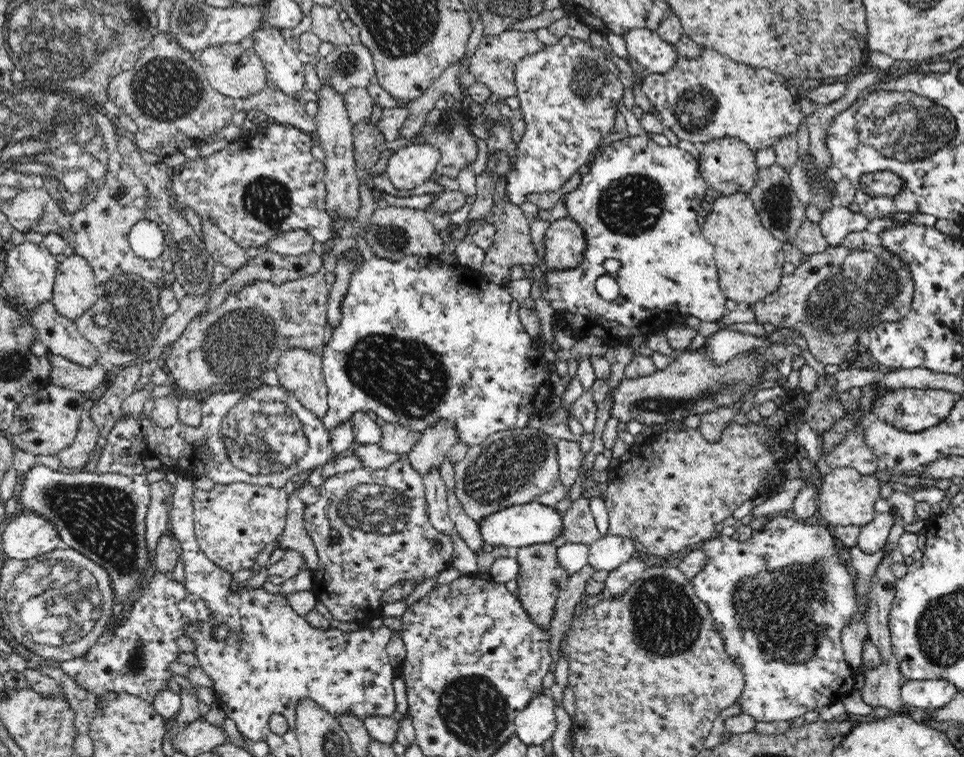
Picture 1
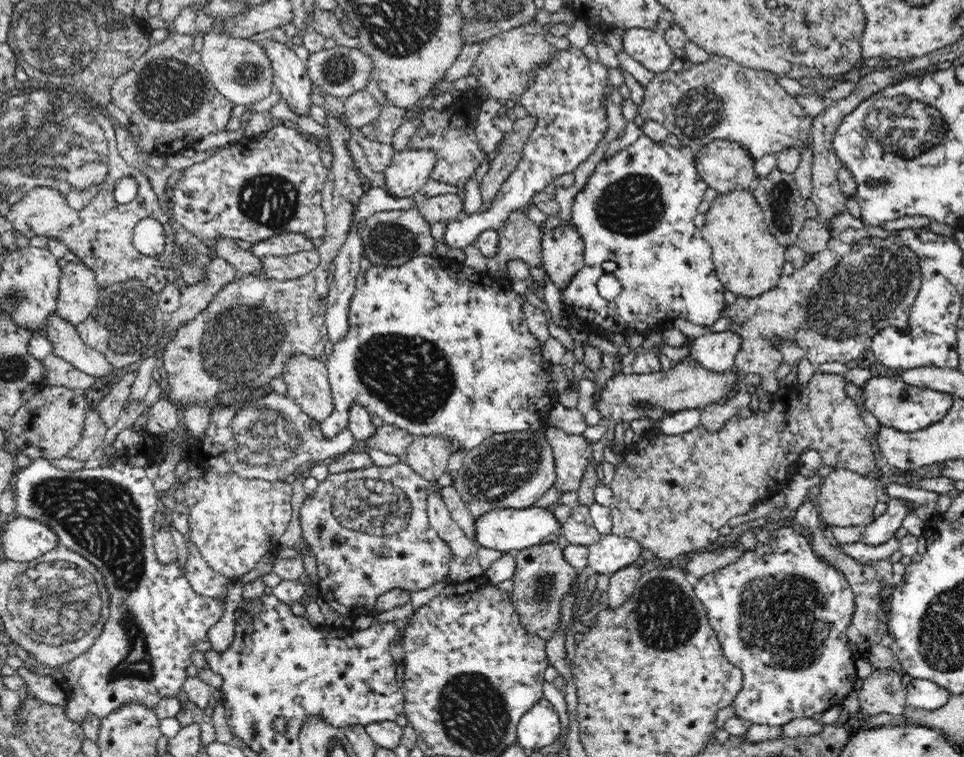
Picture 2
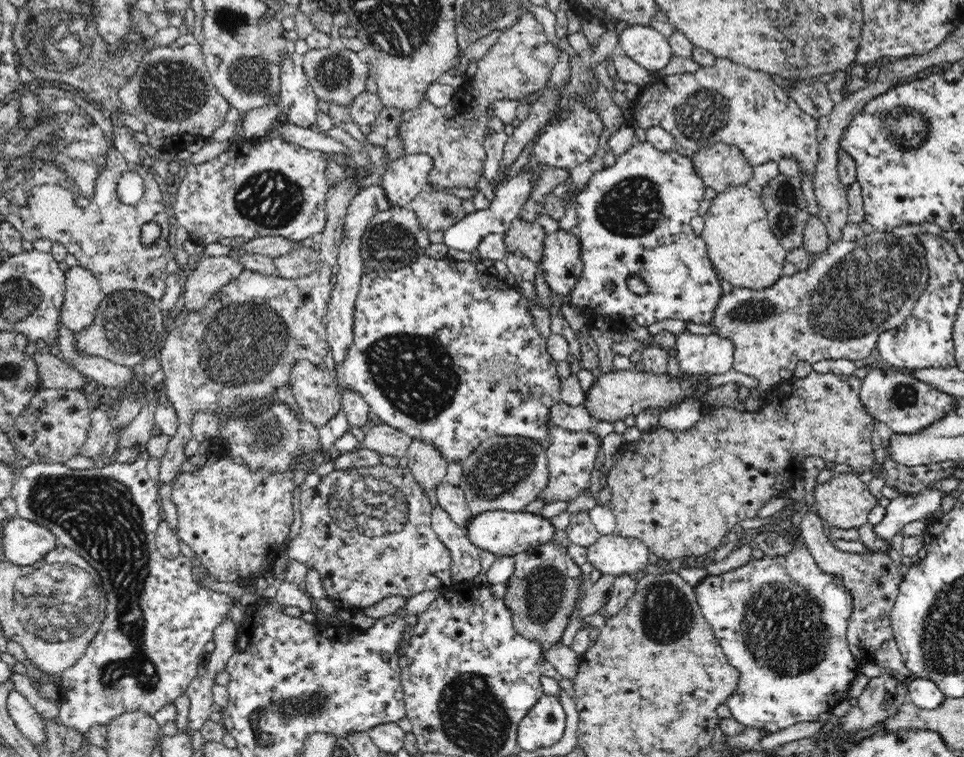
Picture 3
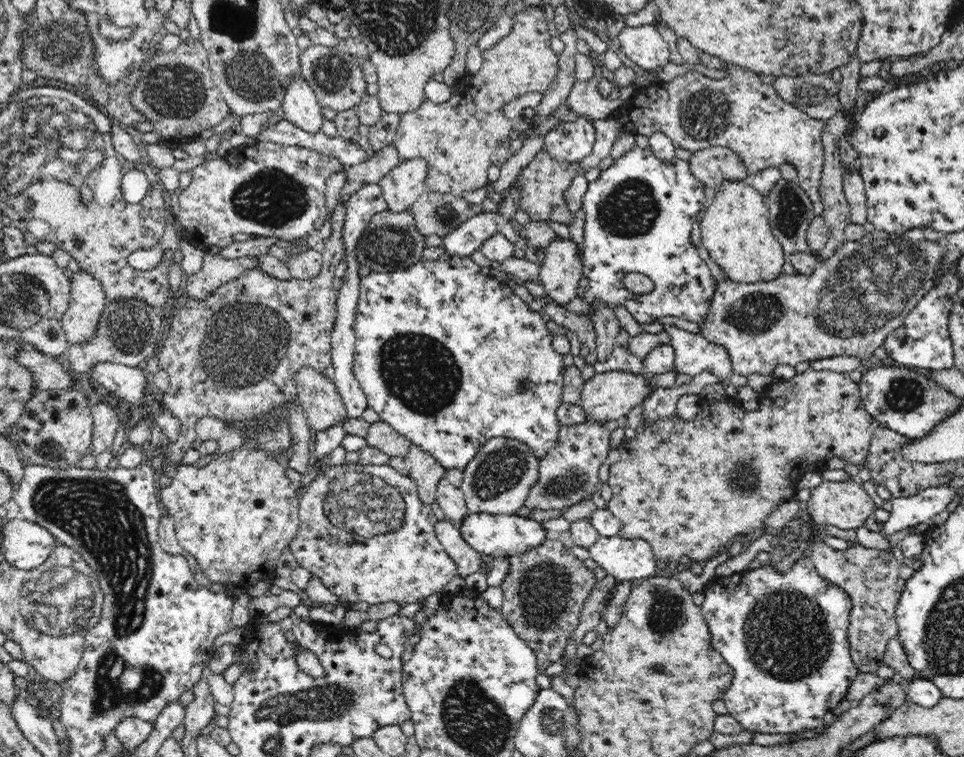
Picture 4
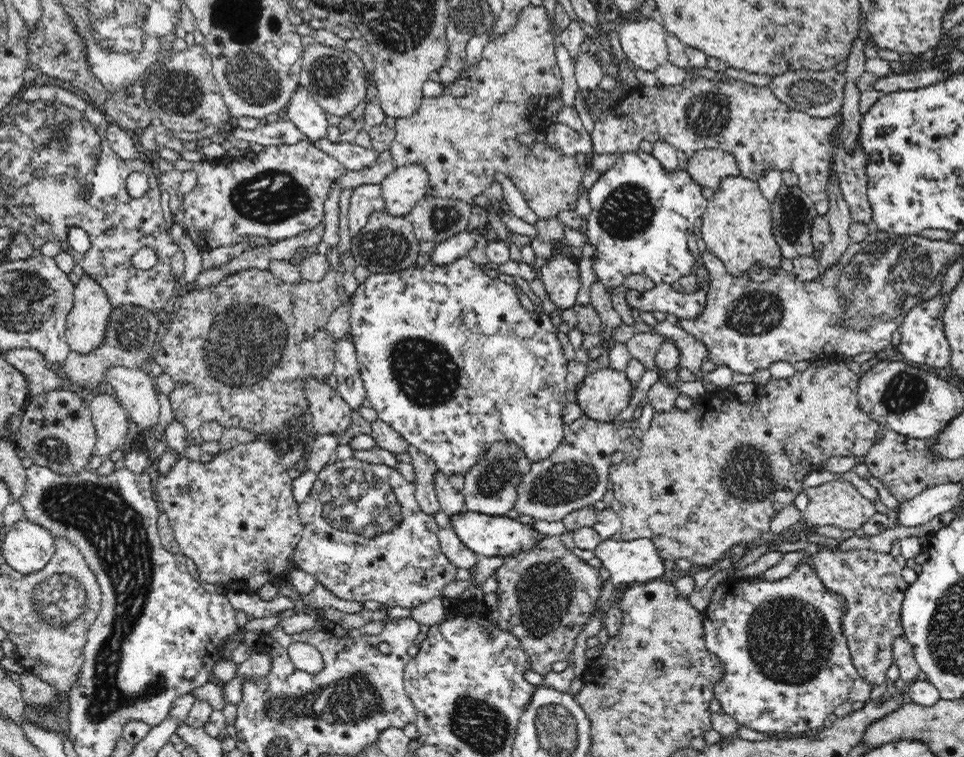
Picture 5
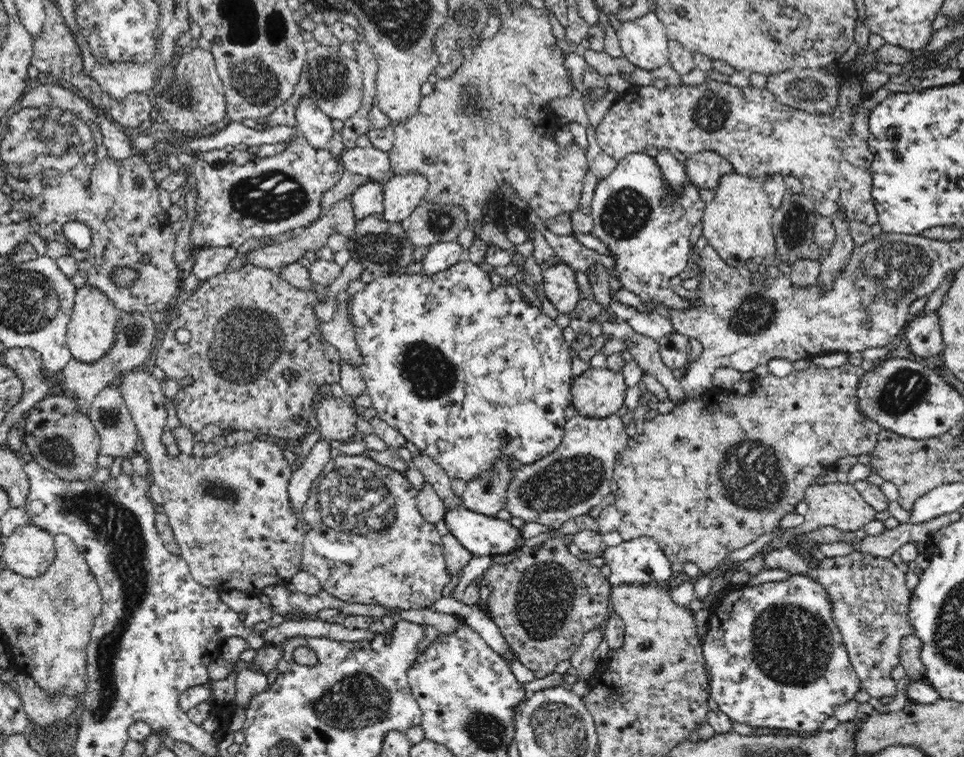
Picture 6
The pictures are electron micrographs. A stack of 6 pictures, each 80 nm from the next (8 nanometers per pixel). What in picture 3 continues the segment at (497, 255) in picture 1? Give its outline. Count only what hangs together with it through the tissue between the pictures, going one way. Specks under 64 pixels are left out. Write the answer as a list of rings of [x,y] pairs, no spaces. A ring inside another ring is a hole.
[[[518,216],[512,221],[504,238],[510,254],[526,256],[539,264],[547,234],[547,230],[537,221],[528,222]]]

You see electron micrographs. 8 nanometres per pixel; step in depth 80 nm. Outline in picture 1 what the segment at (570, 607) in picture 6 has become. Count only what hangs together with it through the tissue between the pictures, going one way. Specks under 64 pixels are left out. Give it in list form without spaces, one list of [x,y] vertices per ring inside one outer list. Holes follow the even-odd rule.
[[[553,543],[523,546],[512,553],[517,557],[519,566],[516,597],[522,603],[522,608],[526,610],[530,620],[534,621],[534,625],[548,633],[555,615],[559,588],[565,580],[569,579],[570,574],[566,569],[561,568],[557,559],[557,548]]]

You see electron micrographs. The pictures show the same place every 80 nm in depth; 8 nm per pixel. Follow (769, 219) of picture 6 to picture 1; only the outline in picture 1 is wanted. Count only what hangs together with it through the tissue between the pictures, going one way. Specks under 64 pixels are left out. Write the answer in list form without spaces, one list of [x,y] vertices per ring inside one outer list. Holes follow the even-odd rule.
[[[736,192],[729,196],[721,195],[712,204],[709,216],[701,226],[704,238],[714,247],[714,262],[717,266],[719,285],[726,298],[734,300],[736,304],[746,302],[754,304],[762,300],[766,294],[774,292],[781,280],[782,266],[784,266],[785,254],[783,243],[780,242],[763,224],[758,211],[748,193]]]

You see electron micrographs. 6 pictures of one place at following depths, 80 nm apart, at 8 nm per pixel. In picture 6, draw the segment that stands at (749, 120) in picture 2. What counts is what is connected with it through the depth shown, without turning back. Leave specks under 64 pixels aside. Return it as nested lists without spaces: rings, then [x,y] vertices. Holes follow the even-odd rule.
[[[845,77],[840,80],[840,86],[838,90],[838,102],[836,106],[826,112],[826,114],[810,114],[805,110],[799,108],[792,108],[787,104],[782,104],[768,89],[759,88],[753,86],[744,86],[743,88],[736,87],[730,83],[724,83],[716,81],[714,78],[710,79],[707,83],[702,83],[696,86],[689,85],[669,85],[666,88],[660,90],[657,87],[652,86],[631,86],[624,93],[619,95],[617,99],[611,104],[608,112],[604,118],[595,128],[595,137],[601,149],[608,155],[610,155],[616,162],[620,162],[626,155],[632,153],[646,153],[646,148],[652,146],[658,150],[678,151],[685,154],[686,157],[690,155],[698,154],[702,151],[714,151],[722,155],[726,160],[730,161],[735,169],[735,174],[745,175],[757,180],[763,180],[770,176],[793,176],[796,177],[802,184],[802,193],[808,197],[808,200],[812,201],[815,210],[824,216],[830,217],[832,215],[844,215],[846,221],[858,221],[864,222],[867,225],[879,224],[878,213],[874,199],[872,196],[872,183],[873,176],[871,173],[871,165],[873,164],[874,153],[869,149],[868,137],[870,134],[869,129],[869,116],[871,110],[866,110],[863,107],[863,102],[869,92],[863,90],[860,80],[857,79],[857,83],[846,81]]]

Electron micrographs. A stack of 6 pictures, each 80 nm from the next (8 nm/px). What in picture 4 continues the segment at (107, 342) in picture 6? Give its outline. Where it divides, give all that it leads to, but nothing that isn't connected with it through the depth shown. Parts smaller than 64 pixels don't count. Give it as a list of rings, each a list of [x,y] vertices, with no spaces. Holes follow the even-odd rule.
[[[86,271],[73,274],[70,302],[62,324],[70,345],[87,343],[97,331],[103,310],[108,304],[102,285]]]

